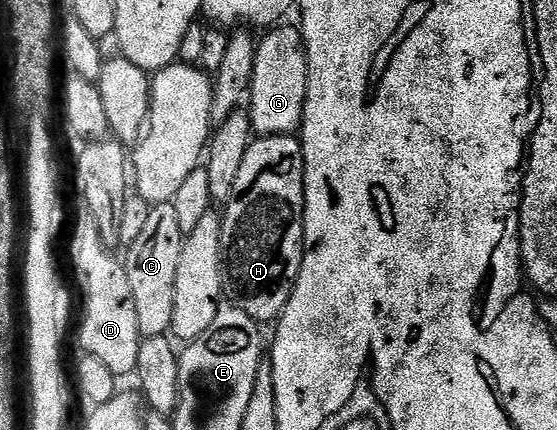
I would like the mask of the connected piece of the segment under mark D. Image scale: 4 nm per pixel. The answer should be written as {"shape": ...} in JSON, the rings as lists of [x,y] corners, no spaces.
{"shape":[[[83,214],[83,217],[75,224],[75,233],[71,236],[71,264],[75,267],[75,276],[79,279],[79,288],[83,291],[83,325],[79,328],[79,344],[84,349],[82,350],[86,355],[98,358],[105,366],[109,366],[109,370],[113,370],[116,378],[123,378],[123,376],[131,376],[137,366],[137,350],[141,350],[141,337],[139,334],[139,327],[137,326],[137,310],[133,306],[133,290],[129,290],[129,278],[127,277],[126,267],[114,256],[112,249],[104,244],[101,234],[97,230],[97,222],[92,220],[90,215]]]}

